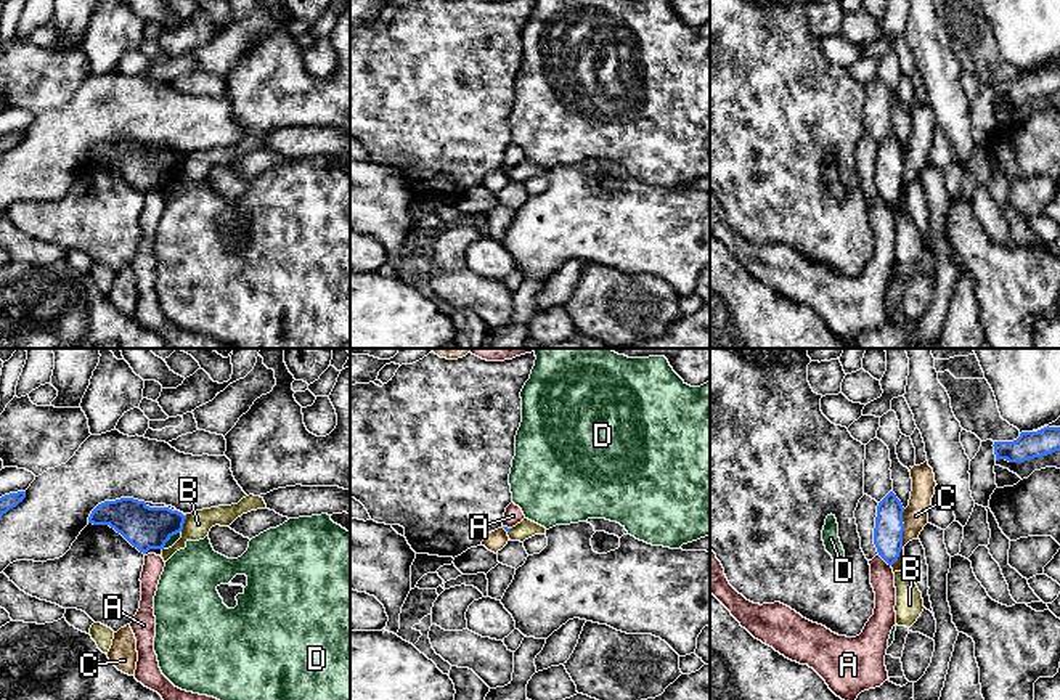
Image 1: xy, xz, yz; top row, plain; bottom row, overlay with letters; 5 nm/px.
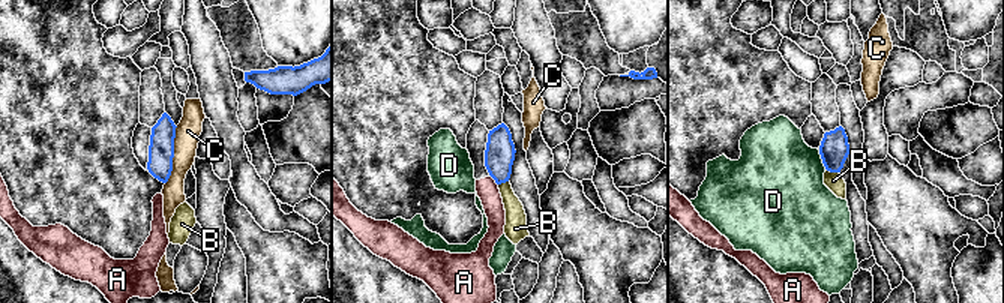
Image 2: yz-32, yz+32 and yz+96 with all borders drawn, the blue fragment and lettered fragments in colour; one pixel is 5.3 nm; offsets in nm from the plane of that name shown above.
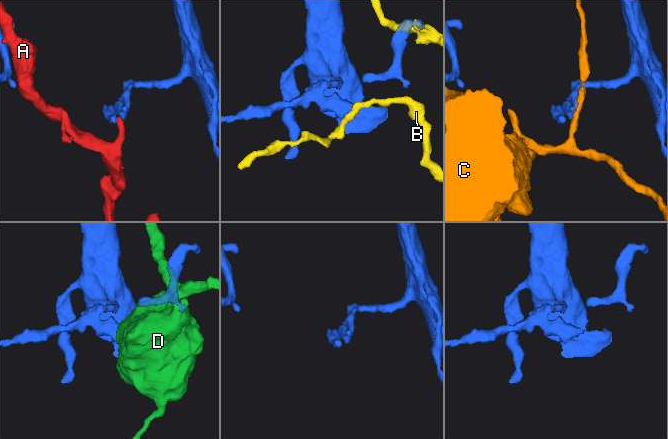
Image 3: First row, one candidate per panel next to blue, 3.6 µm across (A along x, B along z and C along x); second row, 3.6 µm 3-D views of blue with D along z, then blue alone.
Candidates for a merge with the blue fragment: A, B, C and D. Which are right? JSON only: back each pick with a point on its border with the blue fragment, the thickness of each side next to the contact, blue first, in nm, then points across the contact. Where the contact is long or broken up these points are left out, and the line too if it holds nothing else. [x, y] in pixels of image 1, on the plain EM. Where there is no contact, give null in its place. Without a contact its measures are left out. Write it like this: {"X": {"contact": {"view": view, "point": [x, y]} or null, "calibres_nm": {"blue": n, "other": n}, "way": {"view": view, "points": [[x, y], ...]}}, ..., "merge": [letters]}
{"merge": []}

